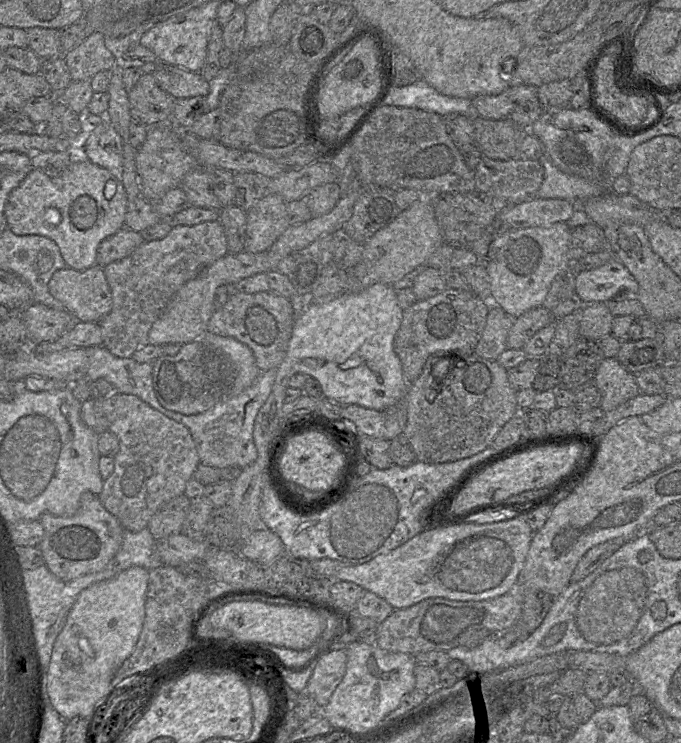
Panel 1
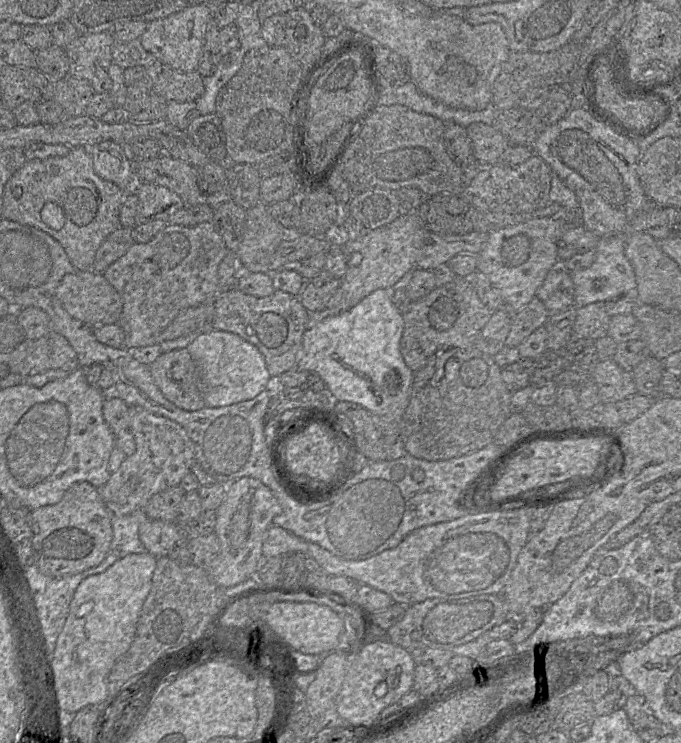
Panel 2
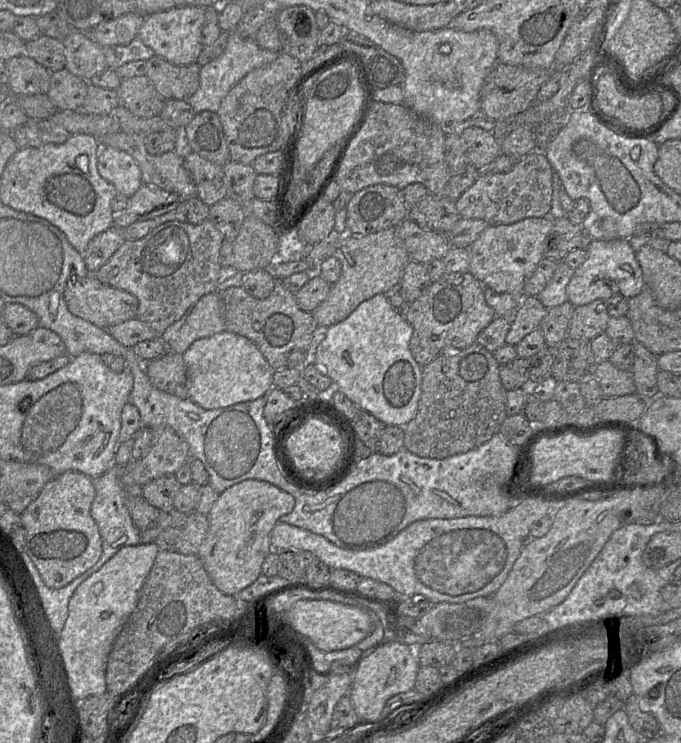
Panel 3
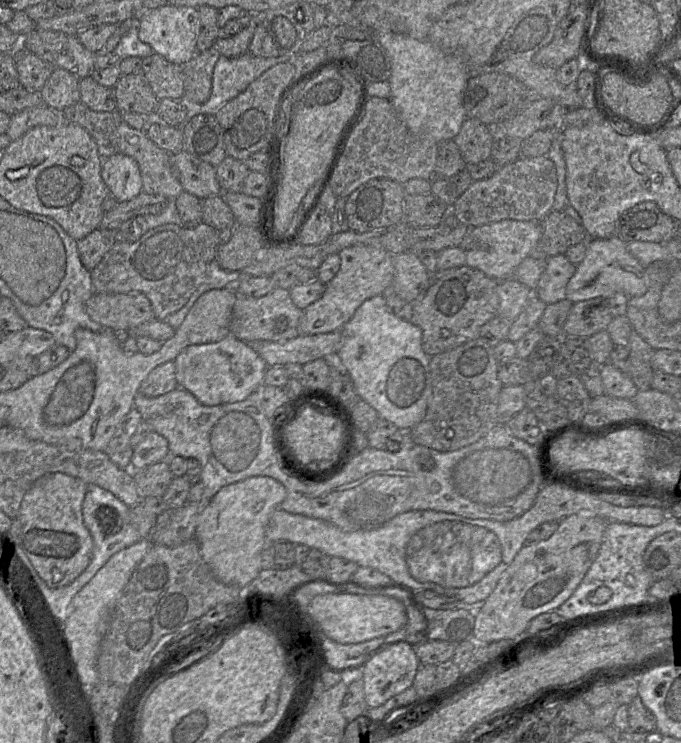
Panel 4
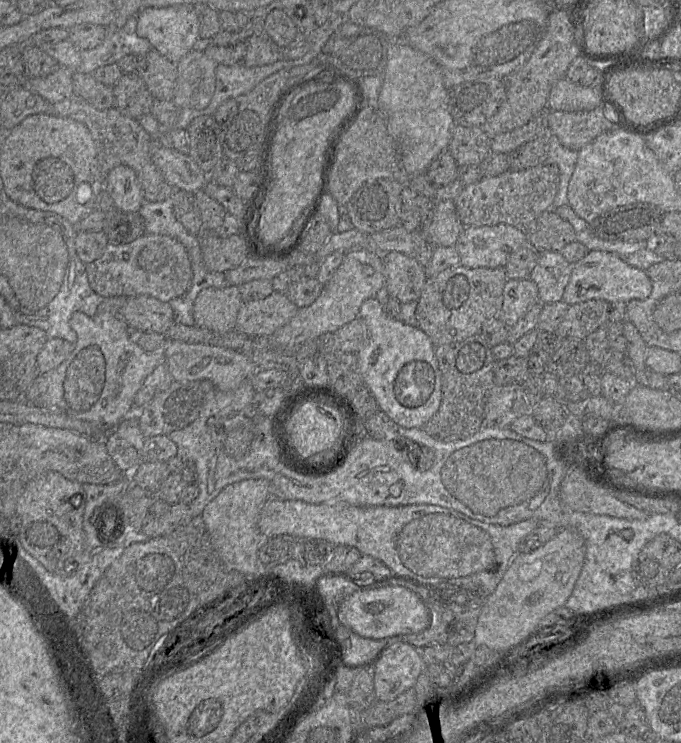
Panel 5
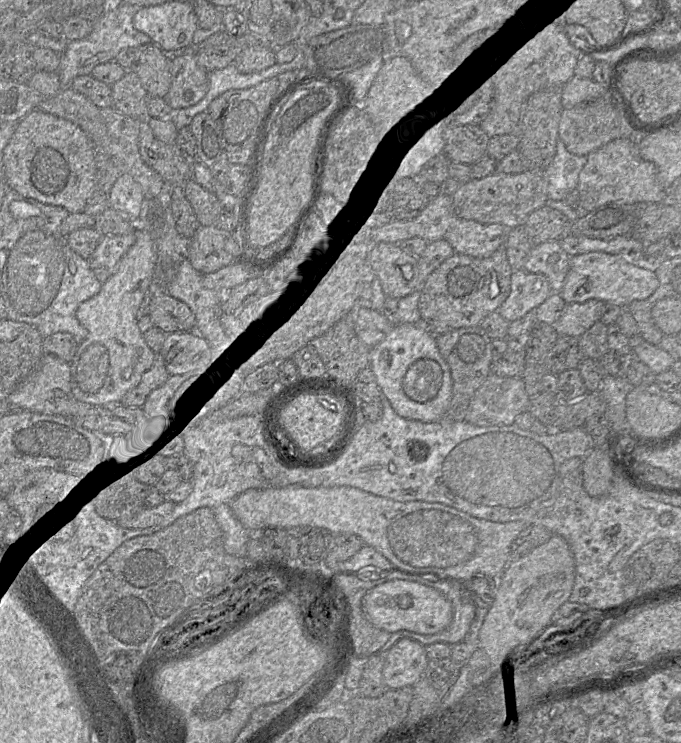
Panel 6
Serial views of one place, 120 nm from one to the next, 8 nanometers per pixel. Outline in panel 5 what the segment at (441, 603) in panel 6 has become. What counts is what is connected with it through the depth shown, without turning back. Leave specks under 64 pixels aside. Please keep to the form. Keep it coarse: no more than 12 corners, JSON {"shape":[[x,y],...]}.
{"shape":[[402,584],[351,594],[339,623],[369,639],[424,631],[429,610]]}

